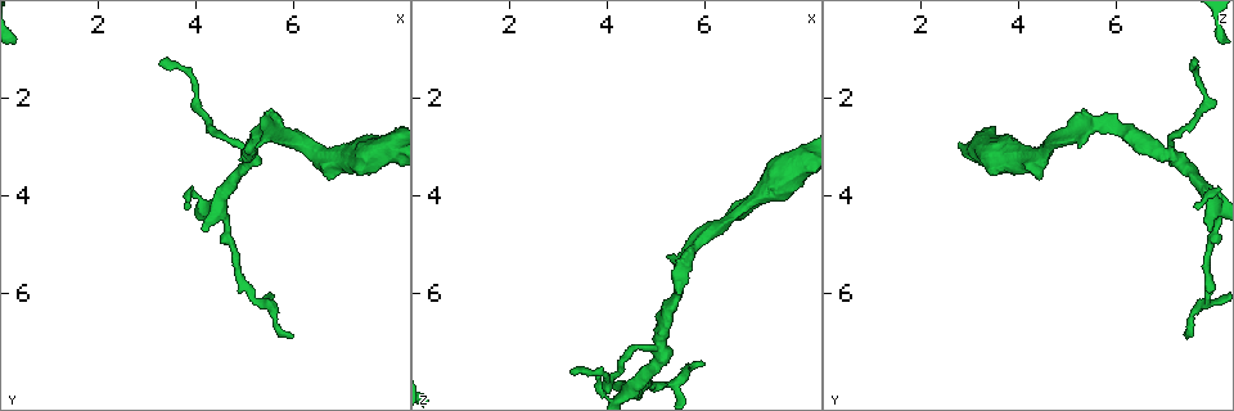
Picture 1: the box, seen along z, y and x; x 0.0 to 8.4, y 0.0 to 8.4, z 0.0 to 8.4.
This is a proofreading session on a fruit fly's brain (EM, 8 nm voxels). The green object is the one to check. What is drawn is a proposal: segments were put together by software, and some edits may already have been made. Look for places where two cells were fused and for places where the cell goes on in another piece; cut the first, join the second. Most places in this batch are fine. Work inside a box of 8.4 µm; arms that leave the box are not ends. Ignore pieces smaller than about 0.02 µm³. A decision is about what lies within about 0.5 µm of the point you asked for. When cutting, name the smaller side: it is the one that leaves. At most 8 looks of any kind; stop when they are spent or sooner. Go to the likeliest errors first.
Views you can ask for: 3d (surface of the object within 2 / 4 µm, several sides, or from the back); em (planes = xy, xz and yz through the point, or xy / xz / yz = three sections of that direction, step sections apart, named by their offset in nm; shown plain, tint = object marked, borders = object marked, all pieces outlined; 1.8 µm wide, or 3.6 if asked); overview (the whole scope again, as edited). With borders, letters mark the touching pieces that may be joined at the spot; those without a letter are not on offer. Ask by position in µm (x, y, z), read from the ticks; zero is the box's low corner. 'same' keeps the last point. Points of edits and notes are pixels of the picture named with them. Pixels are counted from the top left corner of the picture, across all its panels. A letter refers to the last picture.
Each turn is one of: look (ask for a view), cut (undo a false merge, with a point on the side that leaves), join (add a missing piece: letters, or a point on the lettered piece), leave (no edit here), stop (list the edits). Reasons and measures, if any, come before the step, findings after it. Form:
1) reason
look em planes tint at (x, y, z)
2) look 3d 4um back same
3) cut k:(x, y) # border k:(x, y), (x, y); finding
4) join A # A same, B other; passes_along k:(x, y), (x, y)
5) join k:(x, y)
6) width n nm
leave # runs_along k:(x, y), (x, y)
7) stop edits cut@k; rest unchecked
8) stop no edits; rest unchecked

branch stops here
look 3d 2um at (5.20, 3.05, 5.30)

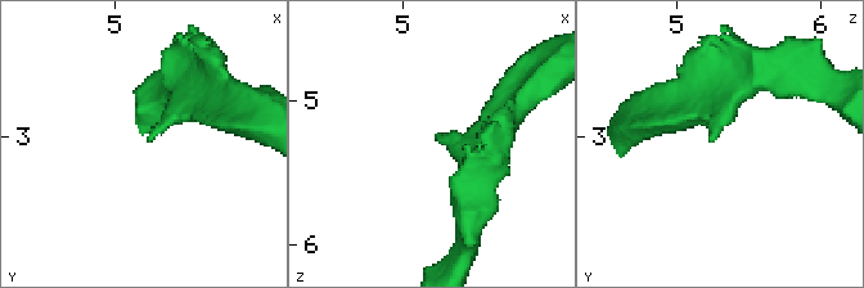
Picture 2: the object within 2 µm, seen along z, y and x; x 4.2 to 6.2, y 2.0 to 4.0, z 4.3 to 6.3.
need the tissue
look em yz step 4 tint at (5.20, 3.00, 5.24)

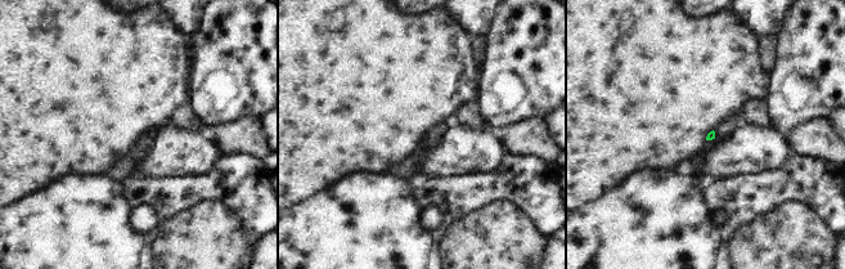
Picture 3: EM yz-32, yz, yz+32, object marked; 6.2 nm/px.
another direction
look em planes borders same

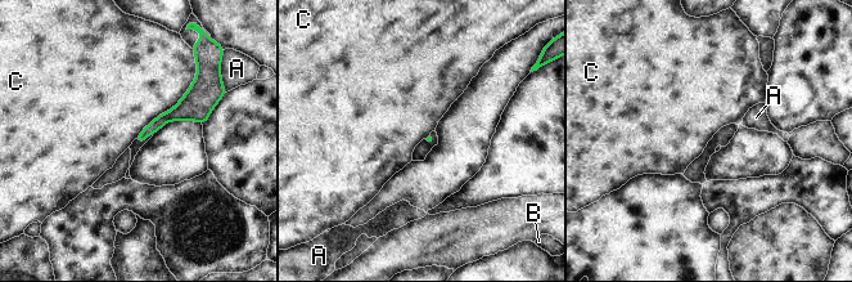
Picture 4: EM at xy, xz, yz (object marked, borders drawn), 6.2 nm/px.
leave # A other, B other, C other; runs_along 4:(193, 89), (176, 113), (140, 139); none of them fits

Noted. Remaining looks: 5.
end of a long branch
look em xy step 16 borders at (3.25, 1.35, 7.55)

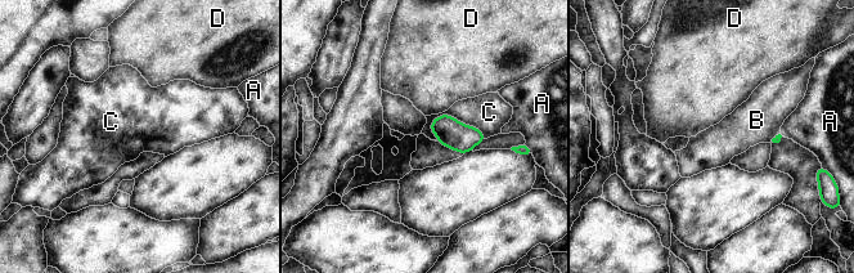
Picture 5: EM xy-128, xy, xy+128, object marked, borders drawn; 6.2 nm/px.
look em planes borders same

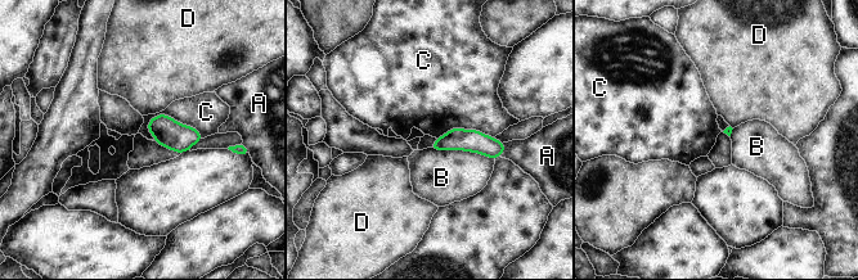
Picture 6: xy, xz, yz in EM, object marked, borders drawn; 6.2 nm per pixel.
leave # A other, B other, C other, D other; border 6:(147, 122), (169, 114), (202, 138); no lettered piece goes on from it

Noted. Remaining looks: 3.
tapers out
look em yz step 16 borders at (6.00, 6.85, 7.35)

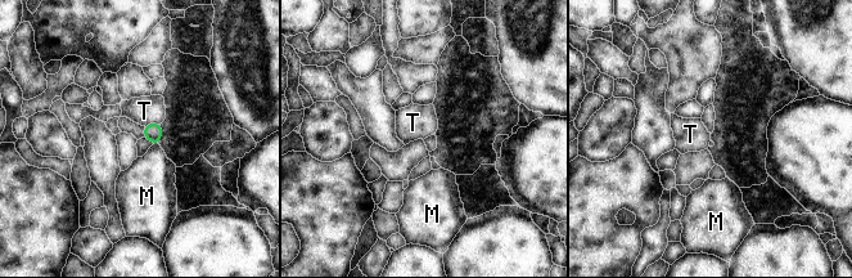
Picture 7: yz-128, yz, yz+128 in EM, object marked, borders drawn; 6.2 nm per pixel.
width 100 nm; longest_contact T 110 nm
leave # M other, T other; none of them fits

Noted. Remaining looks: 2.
stop no edits; rest unchecked

